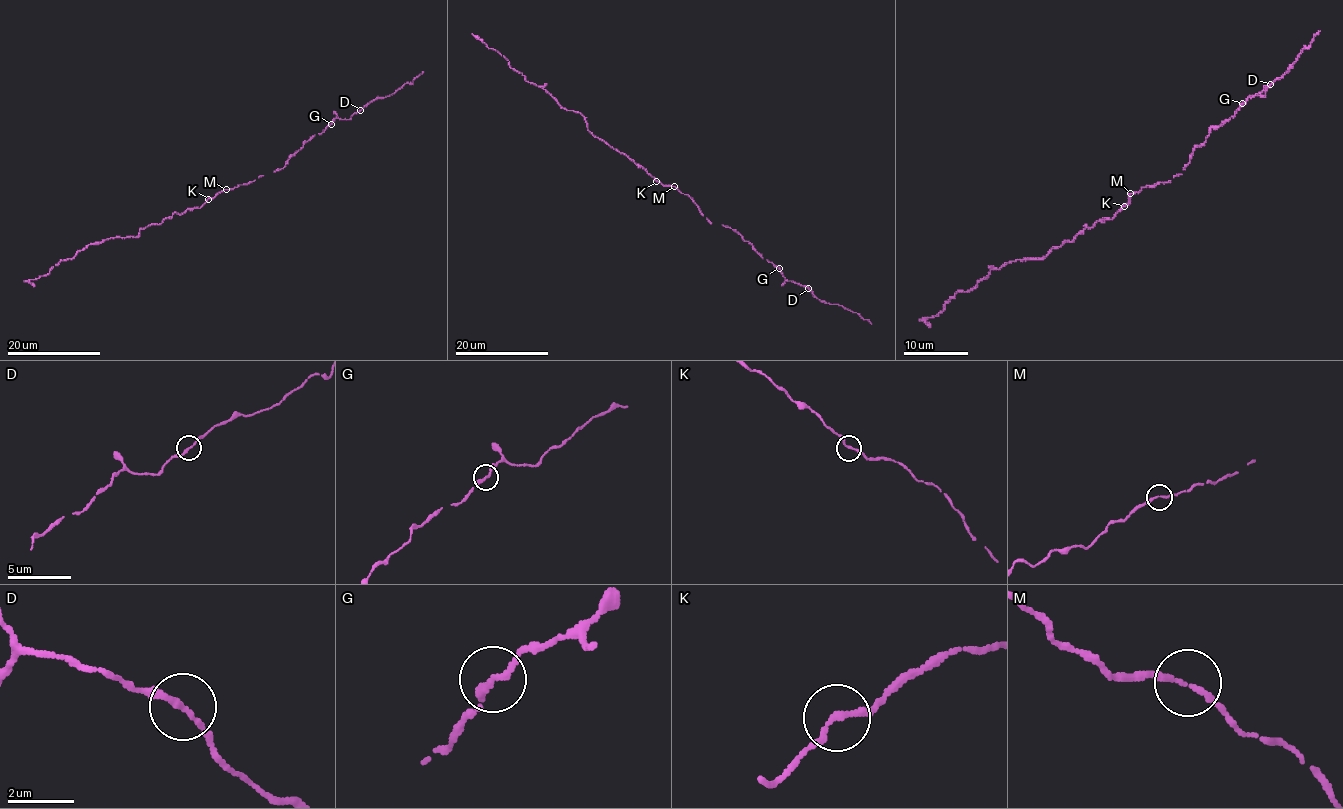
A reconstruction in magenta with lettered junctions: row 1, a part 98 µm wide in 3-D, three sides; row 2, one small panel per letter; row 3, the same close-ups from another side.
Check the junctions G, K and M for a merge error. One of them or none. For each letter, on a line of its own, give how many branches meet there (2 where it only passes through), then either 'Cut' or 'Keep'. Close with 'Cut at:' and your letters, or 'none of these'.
G: Branches: 2. Keep
K: Branches: 2. Keep
M: Branches: 2. Keep
Cut at: none of these

